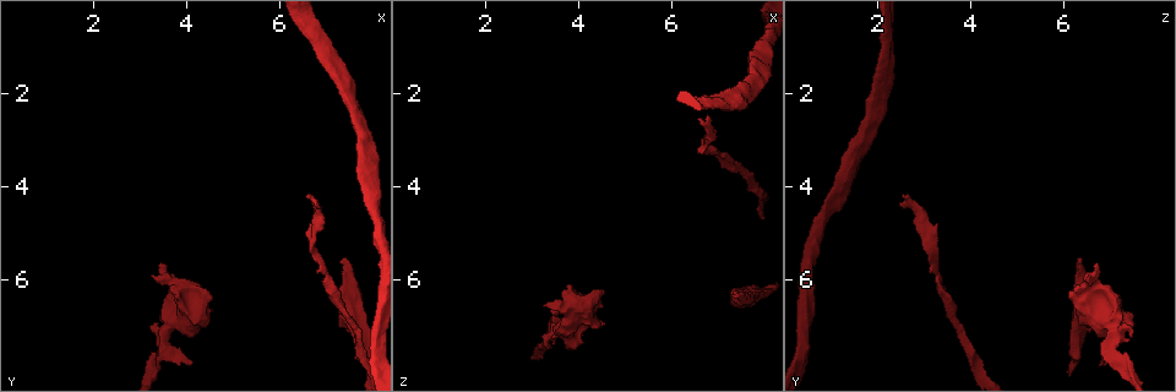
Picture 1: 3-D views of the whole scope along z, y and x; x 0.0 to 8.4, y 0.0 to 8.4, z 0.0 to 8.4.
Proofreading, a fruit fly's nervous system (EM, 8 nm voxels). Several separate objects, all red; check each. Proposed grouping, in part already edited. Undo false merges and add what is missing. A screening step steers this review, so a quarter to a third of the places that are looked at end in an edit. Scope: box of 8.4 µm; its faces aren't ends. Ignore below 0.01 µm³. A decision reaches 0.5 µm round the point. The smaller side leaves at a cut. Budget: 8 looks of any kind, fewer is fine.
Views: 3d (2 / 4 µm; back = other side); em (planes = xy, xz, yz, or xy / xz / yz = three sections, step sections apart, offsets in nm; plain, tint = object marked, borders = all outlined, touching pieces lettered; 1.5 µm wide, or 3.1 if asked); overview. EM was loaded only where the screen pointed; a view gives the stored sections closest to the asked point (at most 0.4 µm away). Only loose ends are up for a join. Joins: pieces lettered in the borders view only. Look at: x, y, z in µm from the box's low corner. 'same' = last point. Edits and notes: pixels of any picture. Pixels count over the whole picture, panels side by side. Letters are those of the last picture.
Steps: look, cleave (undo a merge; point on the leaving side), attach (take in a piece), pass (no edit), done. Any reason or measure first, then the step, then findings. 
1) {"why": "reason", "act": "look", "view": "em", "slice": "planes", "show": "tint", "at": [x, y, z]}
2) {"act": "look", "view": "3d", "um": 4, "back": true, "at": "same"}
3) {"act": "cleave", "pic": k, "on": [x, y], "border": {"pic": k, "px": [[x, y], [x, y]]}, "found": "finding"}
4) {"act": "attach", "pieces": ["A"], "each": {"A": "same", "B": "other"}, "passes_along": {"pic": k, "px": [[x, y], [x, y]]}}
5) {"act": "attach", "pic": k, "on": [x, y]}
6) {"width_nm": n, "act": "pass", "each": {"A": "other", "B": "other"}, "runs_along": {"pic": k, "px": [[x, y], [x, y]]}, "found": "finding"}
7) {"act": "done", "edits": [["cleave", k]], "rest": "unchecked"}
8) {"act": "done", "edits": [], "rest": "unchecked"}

{"why": "branch stops here", "act": "look", "view": "3d", "um": 4, "back": true, "at": [6.65, 4.20, 2.55]}

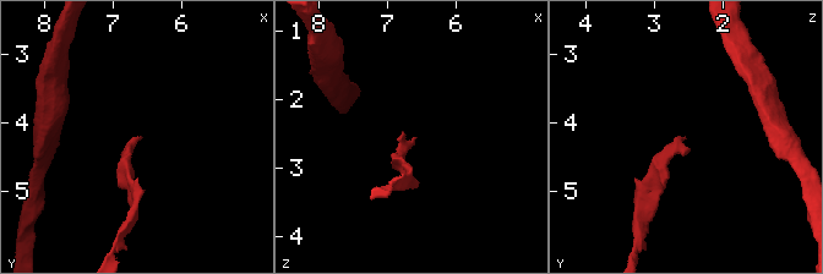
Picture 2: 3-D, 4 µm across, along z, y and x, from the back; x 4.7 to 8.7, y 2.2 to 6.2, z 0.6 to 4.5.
{"act": "look", "view": "em", "slice": "xy", "step": 4, "show": "borders", "at": [6.60, 4.15, 2.55]}

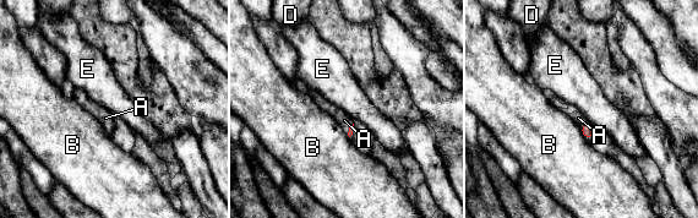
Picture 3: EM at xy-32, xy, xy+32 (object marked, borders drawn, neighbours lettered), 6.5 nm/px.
{"why": "cut it another way", "act": "look", "view": "em", "slice": "yz", "step": 4, "show": "borders", "at": "same"}

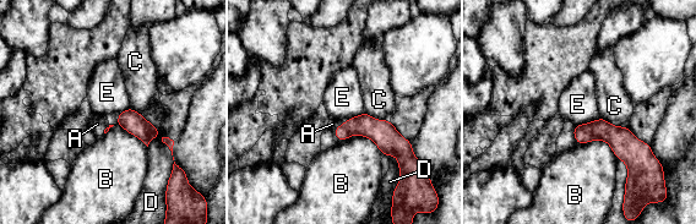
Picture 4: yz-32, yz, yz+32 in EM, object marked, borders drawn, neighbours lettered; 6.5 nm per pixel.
{"act": "attach", "pieces": ["A"], "each": {"A": "same", "B": "other", "C": "other", "D": "other", "E": "other"}, "found": "it goes on there"}

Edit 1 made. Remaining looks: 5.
{"act": "look", "view": "overview"}

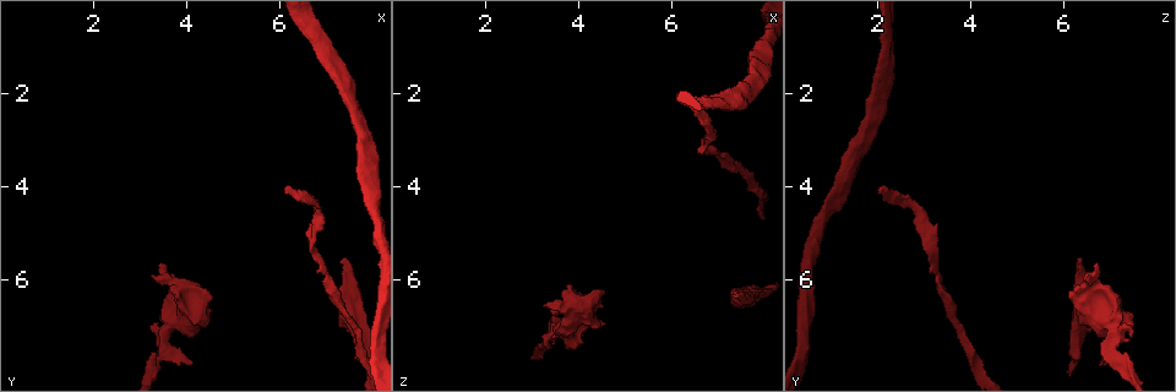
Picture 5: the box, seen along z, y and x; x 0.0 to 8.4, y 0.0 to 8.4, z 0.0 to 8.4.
{"why": "free end", "act": "look", "view": "em", "slice": "yz", "step": 4, "show": "tint", "at": [7.35, 5.55, 6.30]}

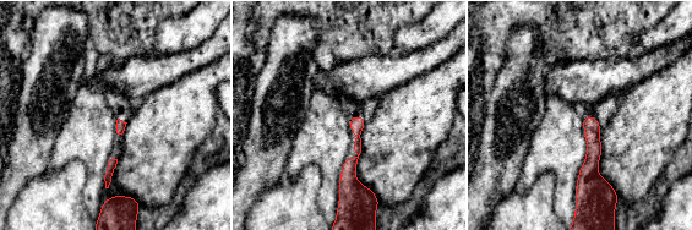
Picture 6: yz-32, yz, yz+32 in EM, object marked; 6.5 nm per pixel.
{"why": "another direction", "act": "look", "view": "em", "slice": "planes", "show": "borders", "at": "same"}

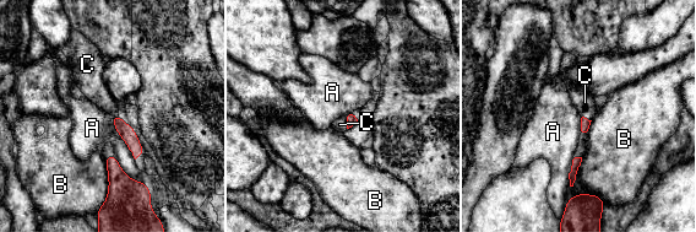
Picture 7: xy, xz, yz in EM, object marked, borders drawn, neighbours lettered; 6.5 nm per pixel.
{"act": "attach", "pieces": ["C"], "each": {"A": "other", "B": "other", "C": "same"}, "passes_along": {"pic": 7, "px": [[352, 120], [347, 122], [340, 124]]}, "found": "it goes on there"}

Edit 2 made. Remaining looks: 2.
{"why": "free end", "act": "look", "view": "em", "slice": "yz", "step": 8, "show": "borders", "at": [4.10, 7.85, 6.85]}

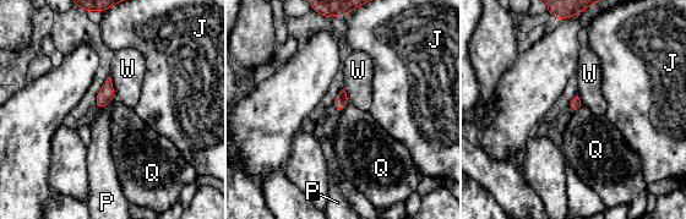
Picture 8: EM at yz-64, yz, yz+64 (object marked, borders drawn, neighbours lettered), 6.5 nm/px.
{"act": "look", "view": "em", "slice": "planes", "show": "borders", "at": "same"}

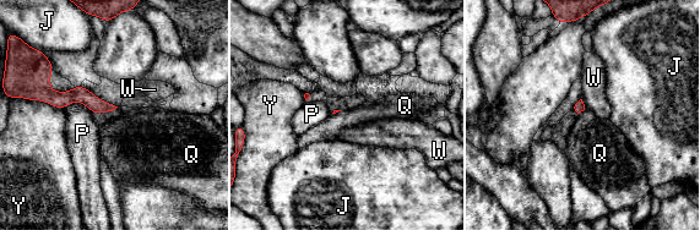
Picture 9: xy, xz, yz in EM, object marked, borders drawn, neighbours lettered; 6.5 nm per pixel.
{"act": "pass", "each": {"J": "other", "P": "other", "Q": "other", "W": "other", "Y": "other"}, "border": {"pic": 9, "px": [[585, 108], [579, 113]]}, "found": "none of them fits"}

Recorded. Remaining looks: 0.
{"act": "done", "edits": [["attach", 4], ["attach", 7]], "rest": "unchecked"}

